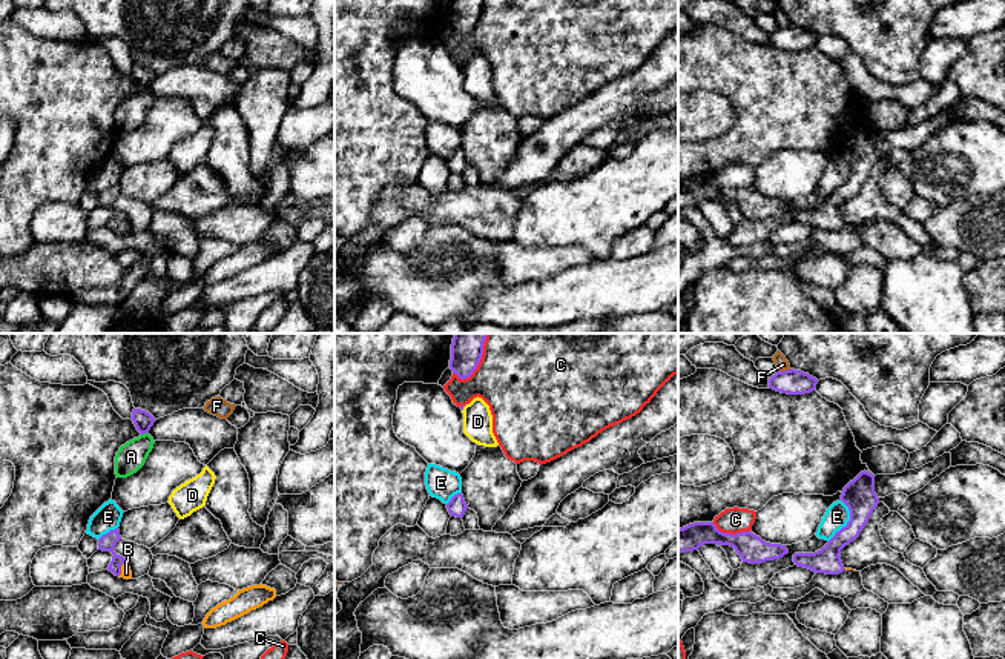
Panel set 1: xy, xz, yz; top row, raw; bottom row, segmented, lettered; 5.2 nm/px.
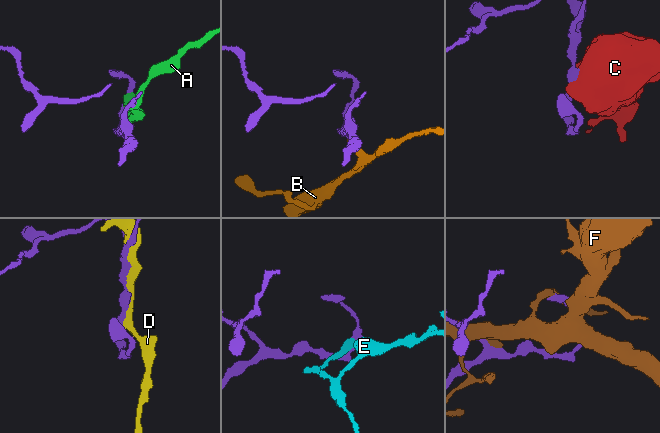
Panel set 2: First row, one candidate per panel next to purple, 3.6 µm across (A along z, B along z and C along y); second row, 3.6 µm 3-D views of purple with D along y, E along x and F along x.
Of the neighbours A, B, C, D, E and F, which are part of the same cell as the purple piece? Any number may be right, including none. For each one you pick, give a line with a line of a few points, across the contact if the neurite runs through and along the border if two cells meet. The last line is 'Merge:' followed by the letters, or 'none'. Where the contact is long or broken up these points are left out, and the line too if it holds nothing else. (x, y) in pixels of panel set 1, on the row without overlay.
B: Line: xy (106, 198), (115, 211), (120, 225), (126, 229)
Merge: B

